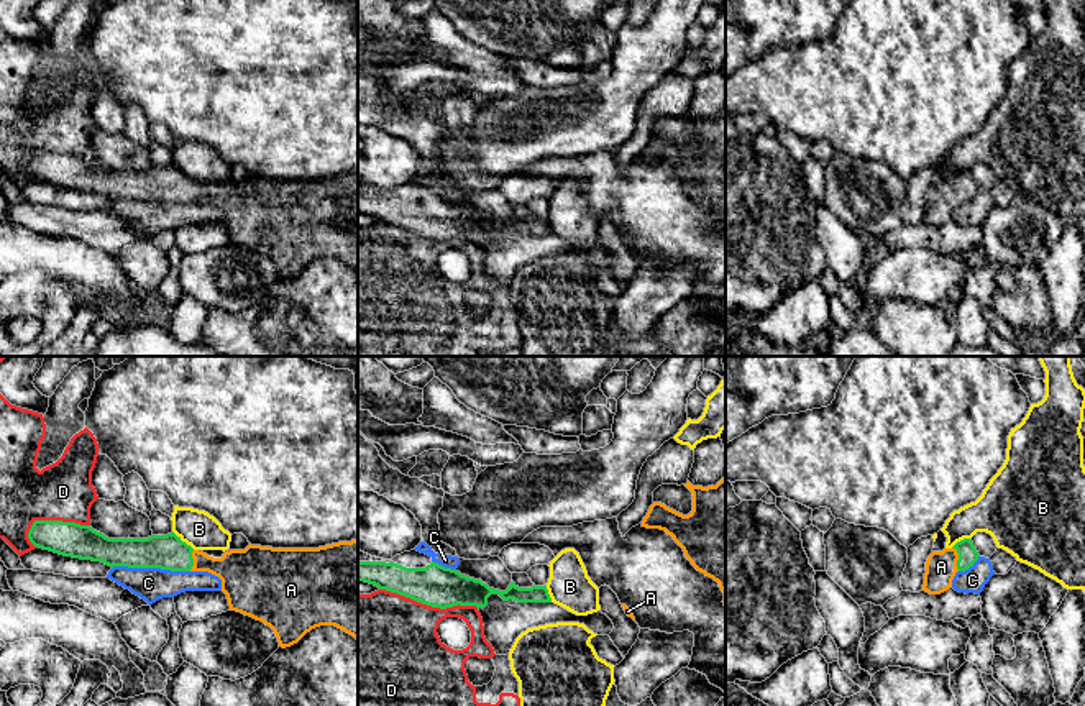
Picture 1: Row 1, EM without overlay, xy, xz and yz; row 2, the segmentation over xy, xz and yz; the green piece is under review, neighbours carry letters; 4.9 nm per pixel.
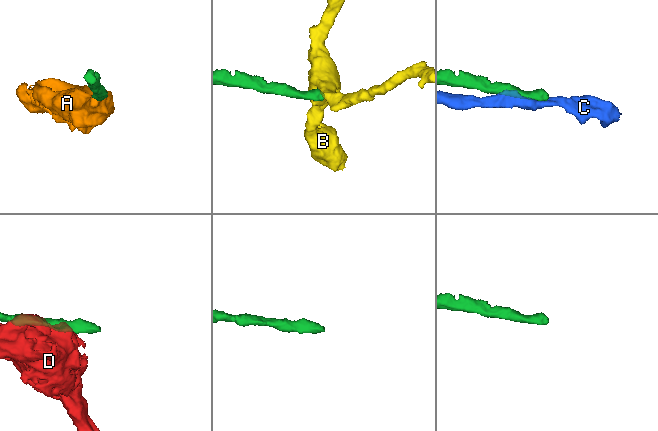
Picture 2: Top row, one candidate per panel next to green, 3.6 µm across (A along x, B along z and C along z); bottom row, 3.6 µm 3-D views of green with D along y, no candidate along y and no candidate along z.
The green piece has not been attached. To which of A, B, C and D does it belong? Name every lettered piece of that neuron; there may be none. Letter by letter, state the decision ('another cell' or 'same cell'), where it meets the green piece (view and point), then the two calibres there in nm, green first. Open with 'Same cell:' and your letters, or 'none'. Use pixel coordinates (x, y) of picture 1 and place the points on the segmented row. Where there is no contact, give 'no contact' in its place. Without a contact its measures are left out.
Same cell: A
A: same cell; contact yz (959, 559); calibres 100 and 160 nm
B: another cell; contact xy (184, 542); calibres 180 and 180 nm
C: another cell; contact xy (151, 567); calibres 180 and 160 nm
D: another cell; contact xz (429, 605); calibres 200 and 440 nm

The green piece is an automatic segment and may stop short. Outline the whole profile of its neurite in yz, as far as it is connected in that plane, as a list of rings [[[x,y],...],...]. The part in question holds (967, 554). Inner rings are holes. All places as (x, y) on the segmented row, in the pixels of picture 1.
[[[972,539],[957,542],[952,548],[932,552],[926,562],[922,591],[941,594],[952,588],[952,580],[957,571],[965,571],[978,560],[978,552]]]

